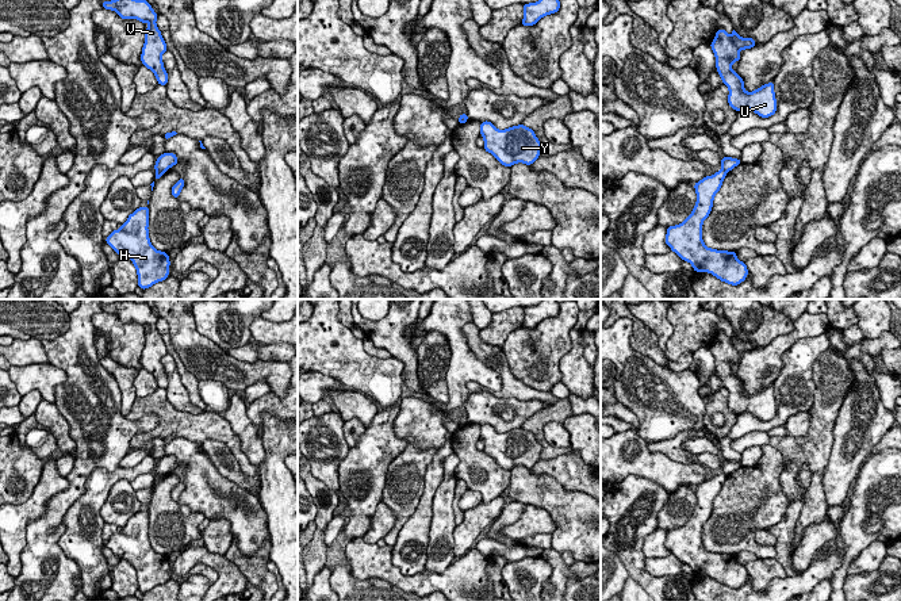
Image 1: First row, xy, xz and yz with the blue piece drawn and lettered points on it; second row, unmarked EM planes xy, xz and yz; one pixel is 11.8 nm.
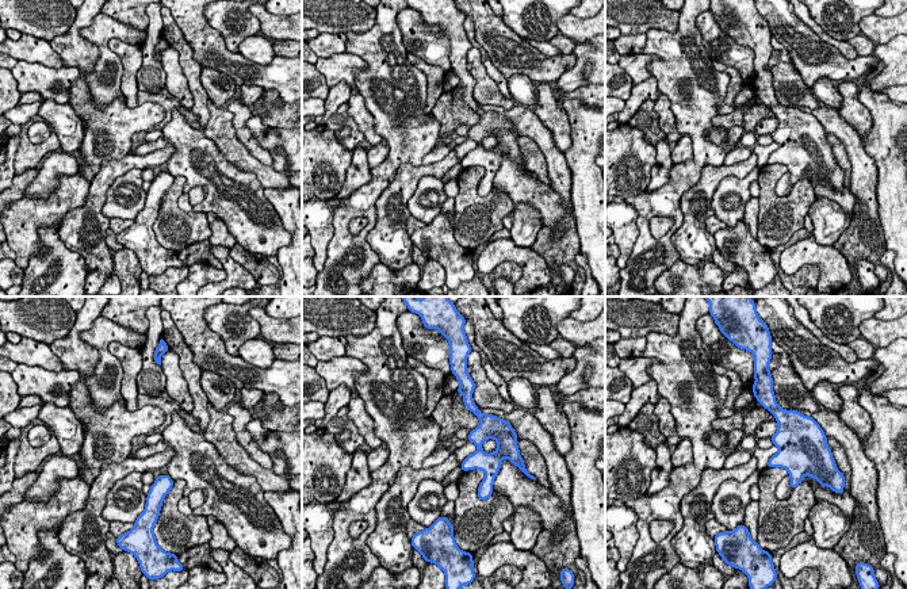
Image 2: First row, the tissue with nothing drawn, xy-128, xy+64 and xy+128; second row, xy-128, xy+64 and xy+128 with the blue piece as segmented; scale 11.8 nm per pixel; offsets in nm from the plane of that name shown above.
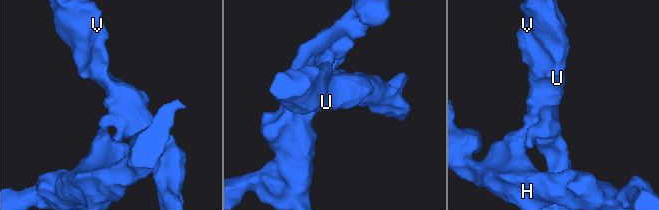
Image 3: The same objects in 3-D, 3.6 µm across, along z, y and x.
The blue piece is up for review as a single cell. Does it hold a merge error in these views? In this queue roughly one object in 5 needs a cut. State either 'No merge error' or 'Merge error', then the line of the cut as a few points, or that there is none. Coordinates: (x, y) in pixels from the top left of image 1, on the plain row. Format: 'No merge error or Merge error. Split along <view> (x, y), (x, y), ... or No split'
Merge error. Split along yz (723, 471), (725, 475)

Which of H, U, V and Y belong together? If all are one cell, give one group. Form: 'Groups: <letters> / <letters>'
Groups: H / U V Y

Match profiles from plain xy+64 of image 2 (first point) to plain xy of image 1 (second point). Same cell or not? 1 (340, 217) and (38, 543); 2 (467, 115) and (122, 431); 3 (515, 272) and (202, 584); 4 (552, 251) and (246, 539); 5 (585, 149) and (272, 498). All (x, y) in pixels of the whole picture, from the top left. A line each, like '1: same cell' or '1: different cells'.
1: same cell
2: different cells
3: different cells
4: different cells
5: same cell

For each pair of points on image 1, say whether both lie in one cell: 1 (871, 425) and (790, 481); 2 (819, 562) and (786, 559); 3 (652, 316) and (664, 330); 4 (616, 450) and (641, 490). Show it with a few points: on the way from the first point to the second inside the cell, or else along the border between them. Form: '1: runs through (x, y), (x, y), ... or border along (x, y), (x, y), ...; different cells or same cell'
1: border along (835, 423), (834, 444), (824, 470), (823, 485); different cells
2: border along (802, 573), (786, 577); different cells
3: runs through (656, 320), (662, 326); same cell
4: border along (614, 482), (632, 474), (660, 486); different cells

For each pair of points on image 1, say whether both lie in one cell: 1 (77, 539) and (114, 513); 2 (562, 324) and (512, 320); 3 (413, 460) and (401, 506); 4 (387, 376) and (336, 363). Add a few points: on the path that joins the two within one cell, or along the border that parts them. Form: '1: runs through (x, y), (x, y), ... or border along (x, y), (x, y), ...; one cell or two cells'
1: border along (111, 489), (100, 509), (104, 523); two cells
2: border along (520, 326), (509, 335), (501, 347); two cells
3: runs through (406, 471), (402, 496); one cell
4: runs through (375, 376), (348, 364); one cell

